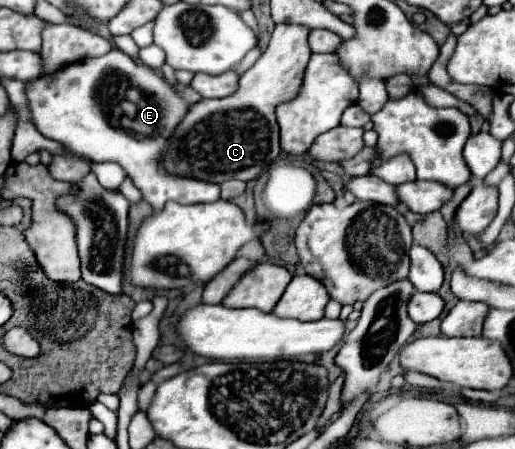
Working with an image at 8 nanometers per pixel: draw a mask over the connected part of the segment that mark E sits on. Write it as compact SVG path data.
M121 49L103 57L83 59L53 75L27 83L27 101L33 123L47 139L59 141L69 151L95 163L117 161L143 193L143 199L161 211L167 201L183 205L213 203L219 199L219 185L197 179L171 177L157 171L159 151L187 111L187 103L153 69L135 63Z

